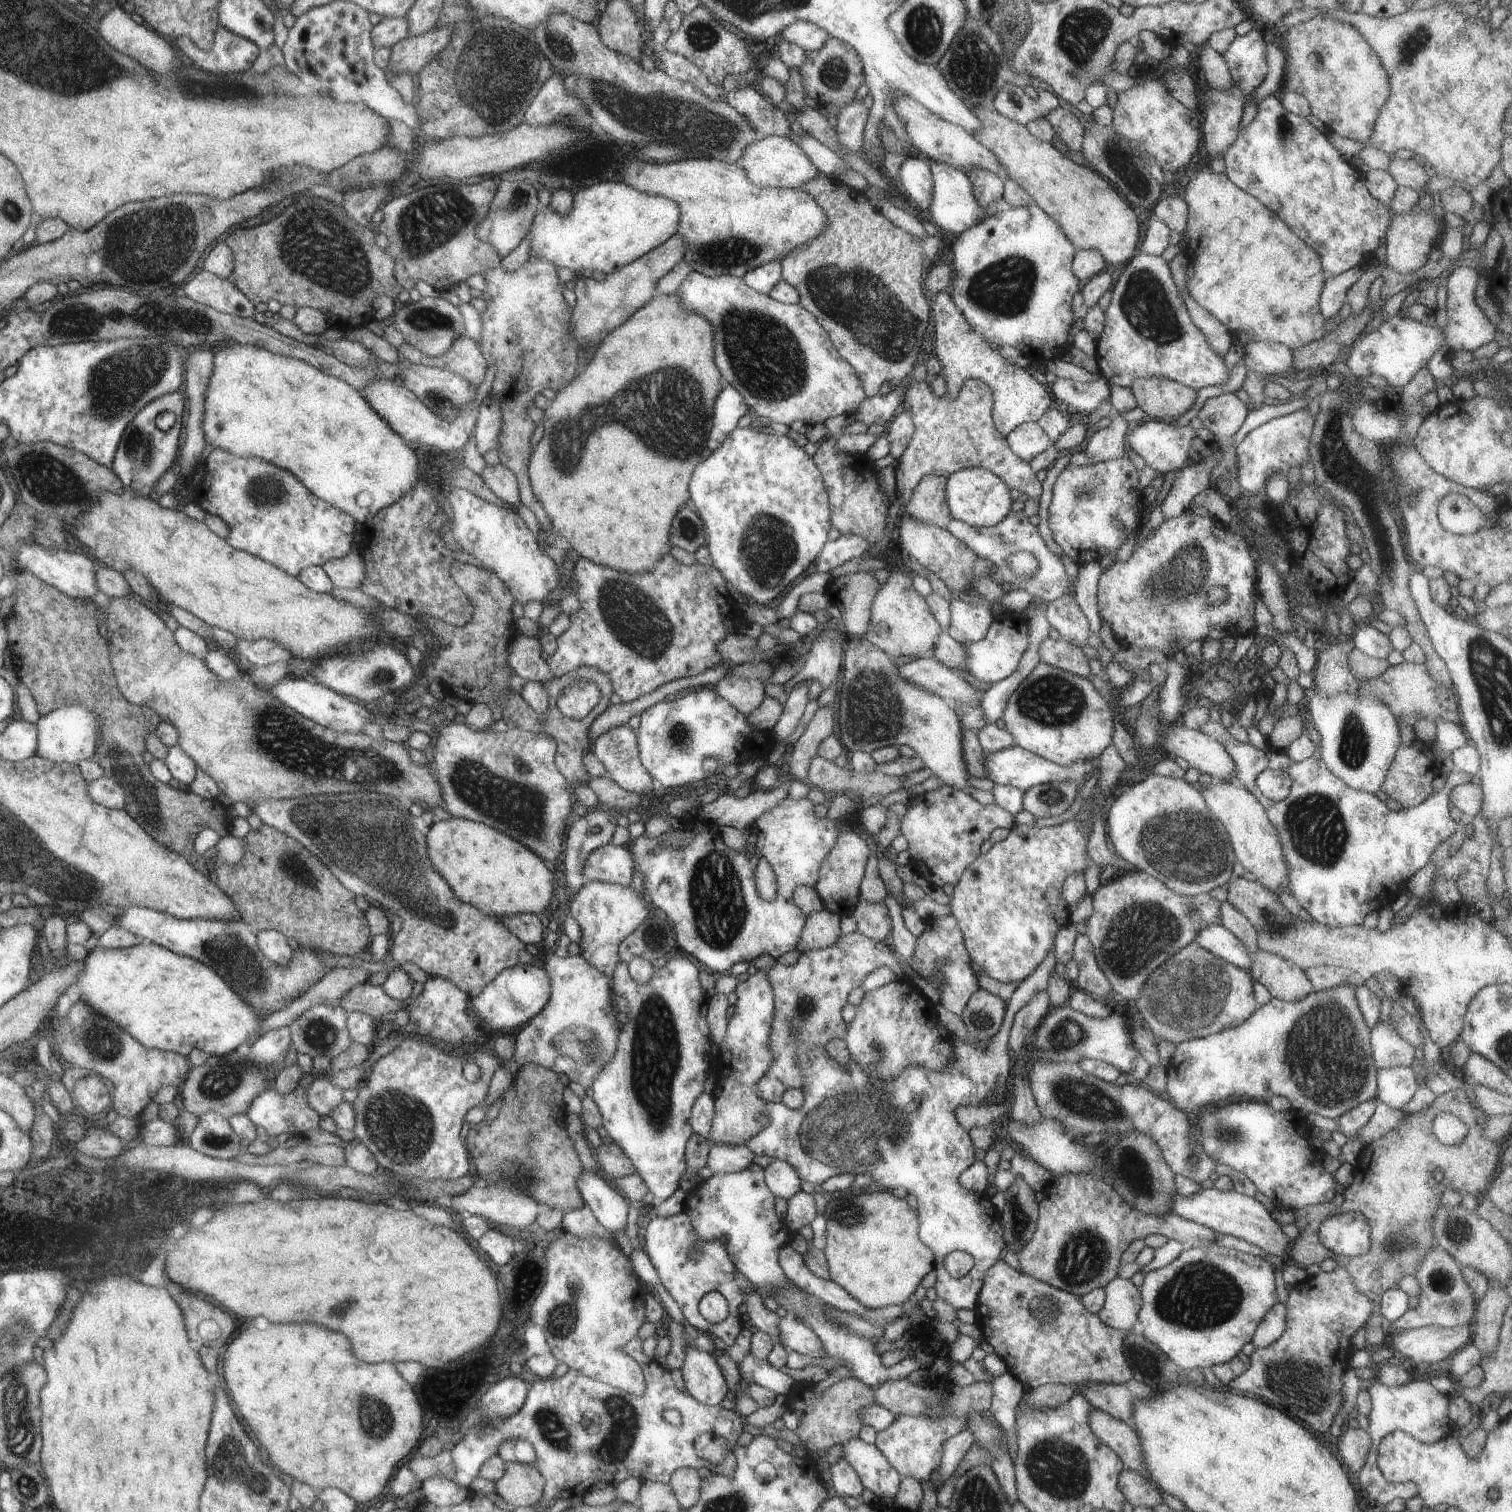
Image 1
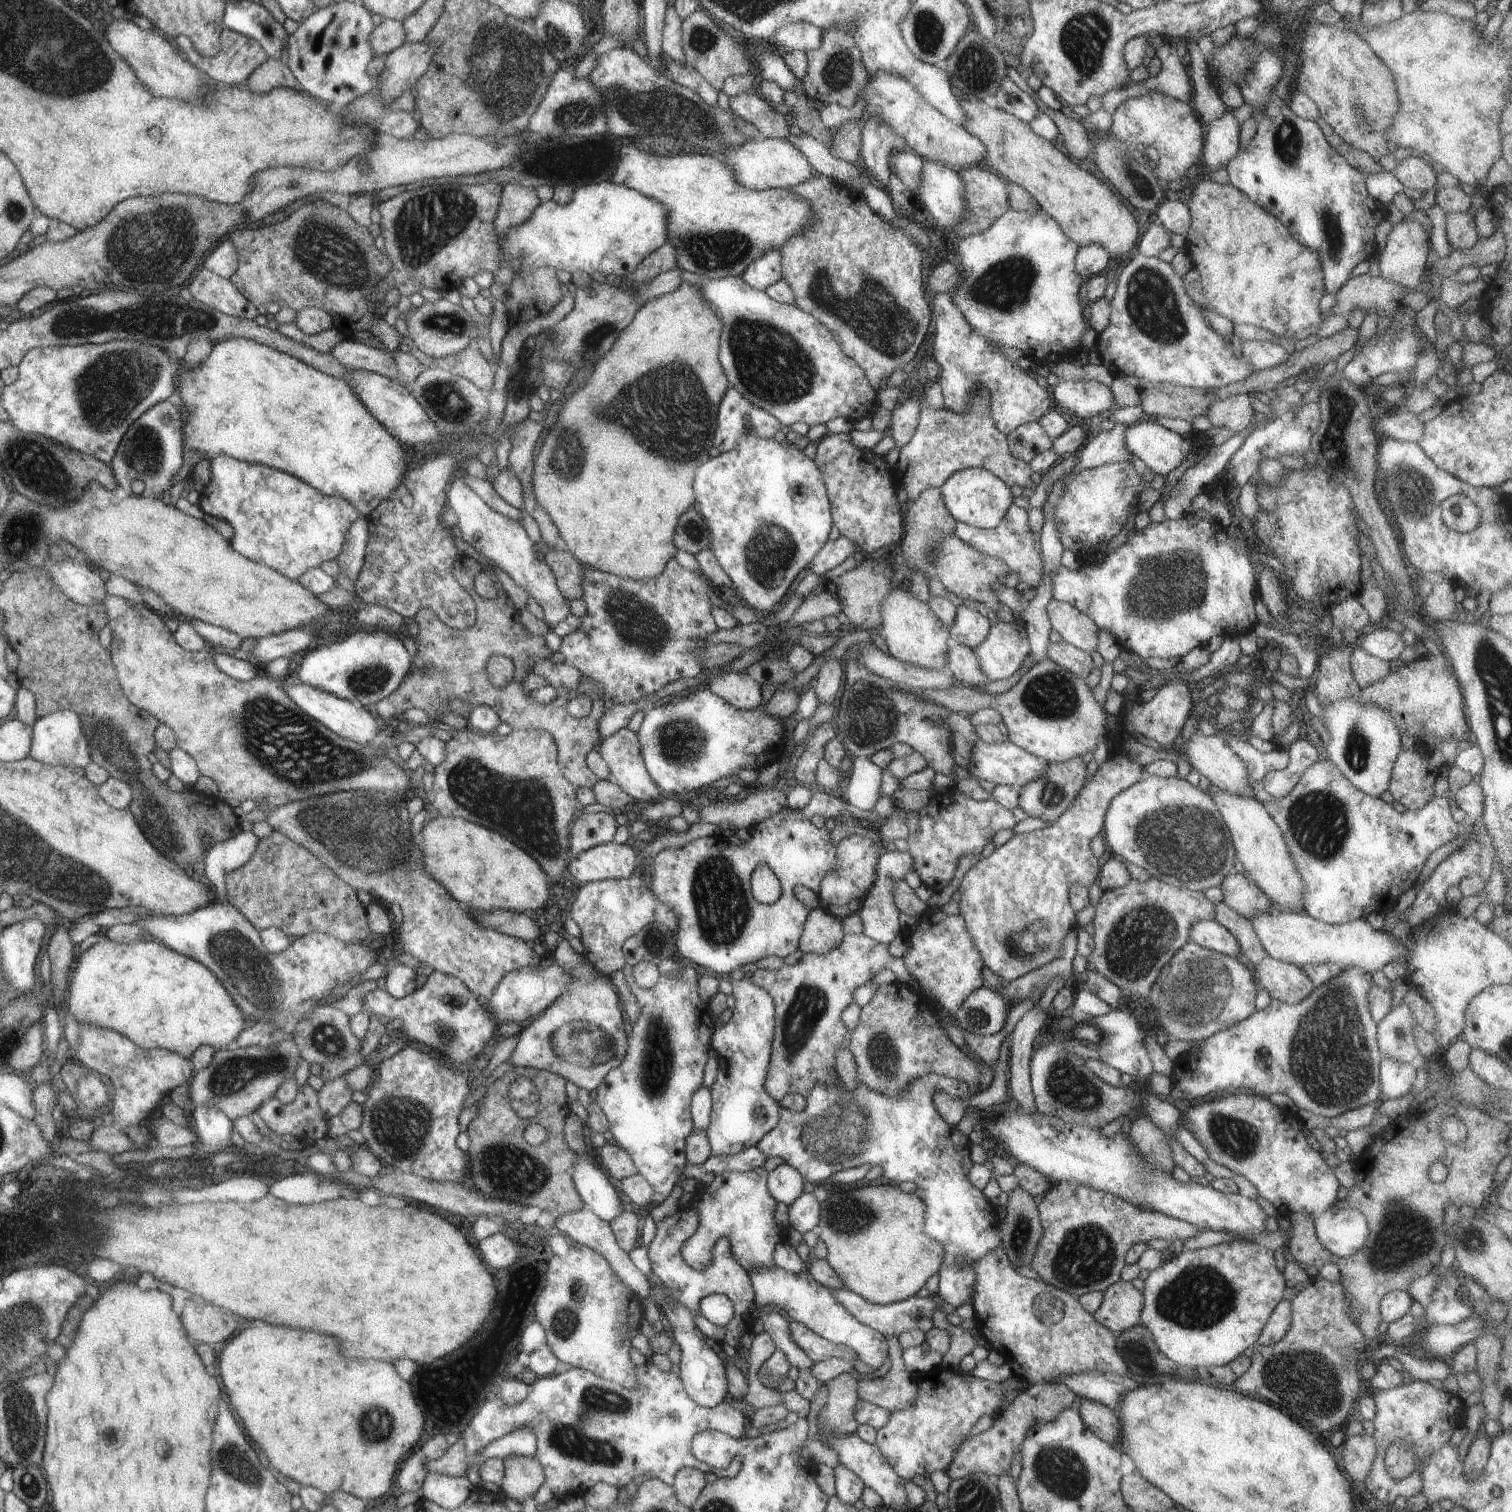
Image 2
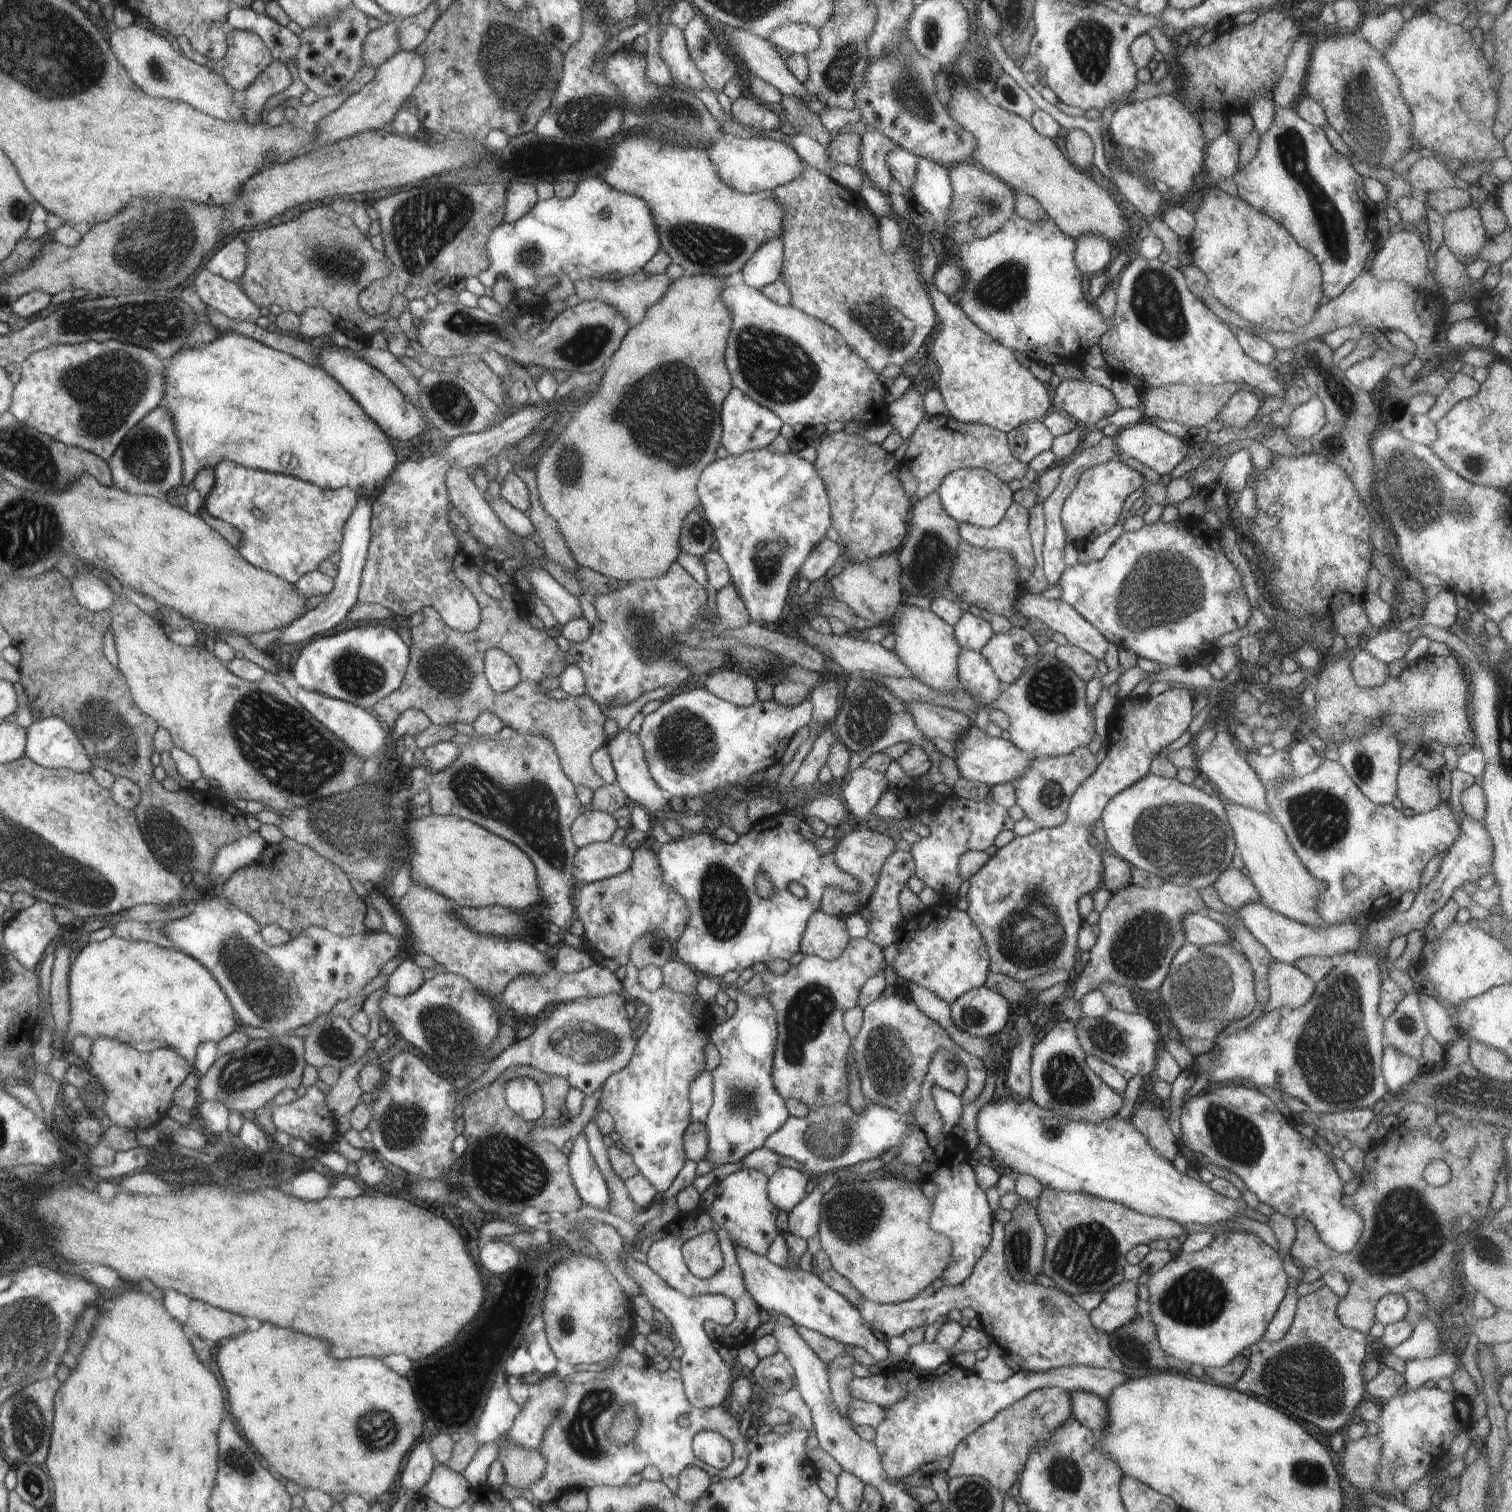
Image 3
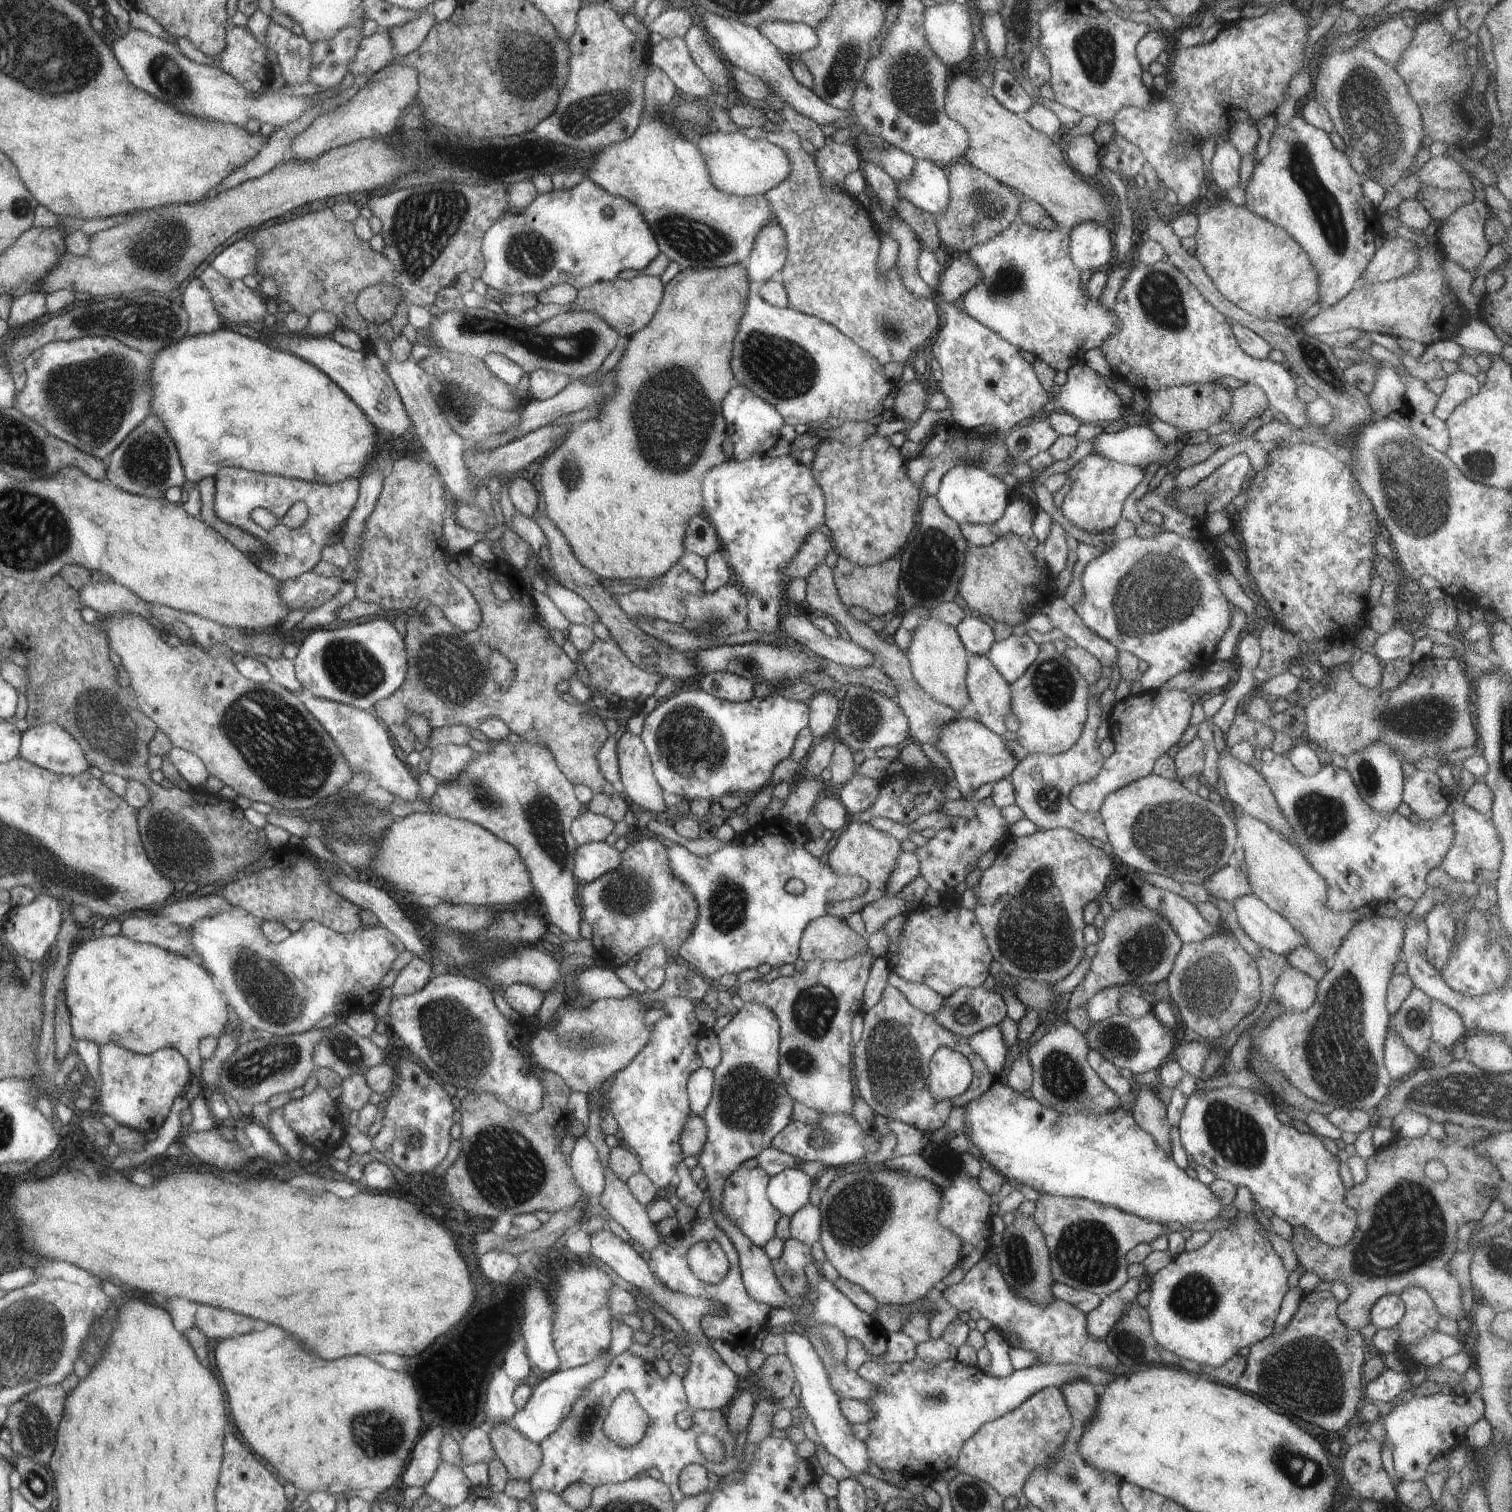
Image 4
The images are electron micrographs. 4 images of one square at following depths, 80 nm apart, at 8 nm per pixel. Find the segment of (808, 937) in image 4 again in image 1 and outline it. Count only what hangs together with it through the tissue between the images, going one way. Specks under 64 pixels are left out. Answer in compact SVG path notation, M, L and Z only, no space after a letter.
M822 909L807 915L799 943L800 952L831 947L841 936L841 916Z

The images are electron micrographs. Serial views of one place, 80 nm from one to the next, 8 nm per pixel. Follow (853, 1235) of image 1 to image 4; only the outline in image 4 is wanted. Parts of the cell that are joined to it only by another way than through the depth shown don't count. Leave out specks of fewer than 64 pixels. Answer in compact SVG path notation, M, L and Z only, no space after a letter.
M883 1163L868 1164L868 1170L853 1173L846 1173L844 1176L836 1177L836 1180L829 1184L826 1190L821 1194L820 1207L823 1210L821 1222L821 1239L822 1248L827 1259L832 1266L838 1271L843 1279L857 1284L863 1290L869 1292L882 1305L905 1306L908 1307L916 1301L924 1300L928 1291L934 1287L940 1287L940 1281L944 1280L954 1268L959 1264L961 1259L961 1250L963 1240L948 1227L943 1227L939 1223L939 1210L941 1207L941 1198L943 1190L936 1183L927 1180L925 1177L916 1177L906 1171L890 1169Z

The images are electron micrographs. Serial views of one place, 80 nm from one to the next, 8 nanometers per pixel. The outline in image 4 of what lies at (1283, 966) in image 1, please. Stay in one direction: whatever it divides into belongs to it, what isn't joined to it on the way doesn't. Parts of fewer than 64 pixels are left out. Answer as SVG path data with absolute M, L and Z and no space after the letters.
M1289 968L1280 975L1273 990L1276 999L1285 1010L1308 1010L1314 1003L1317 995L1317 980L1294 968Z

